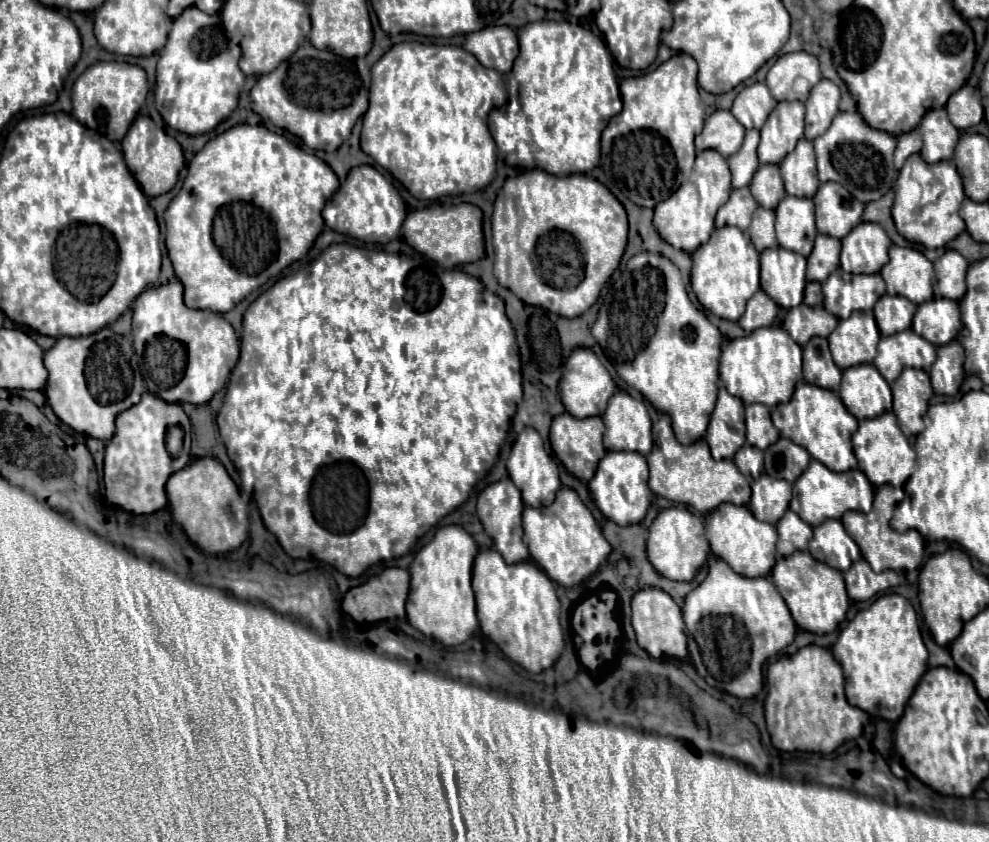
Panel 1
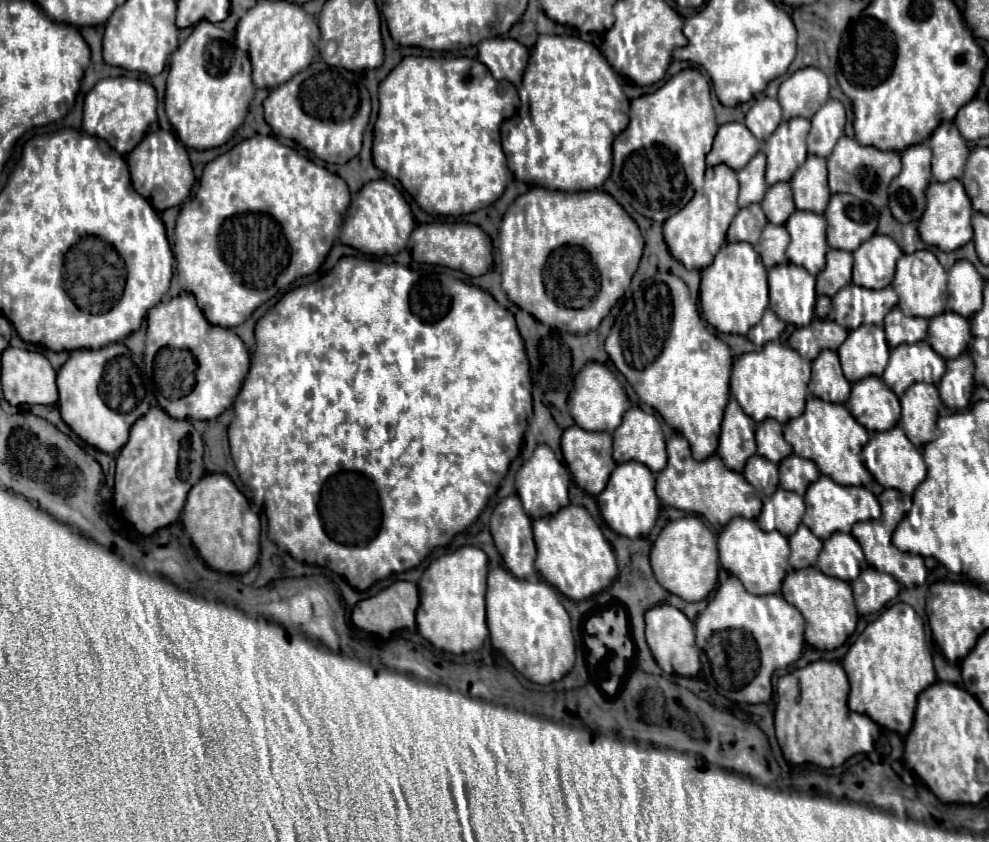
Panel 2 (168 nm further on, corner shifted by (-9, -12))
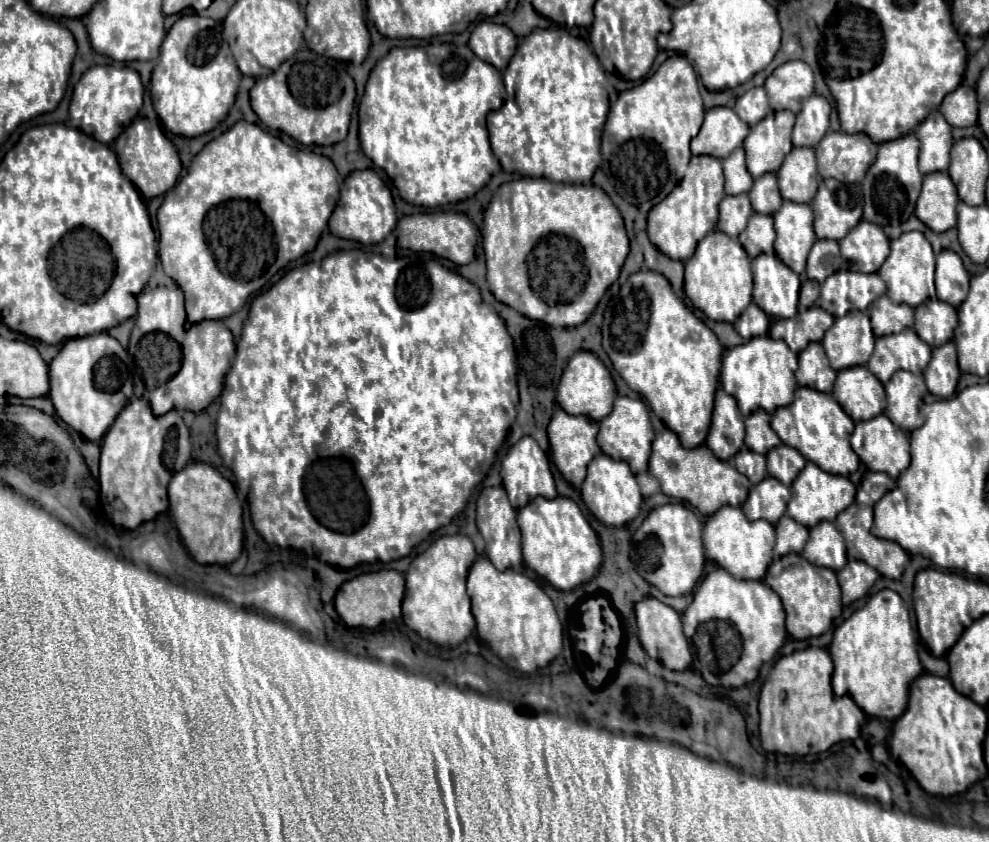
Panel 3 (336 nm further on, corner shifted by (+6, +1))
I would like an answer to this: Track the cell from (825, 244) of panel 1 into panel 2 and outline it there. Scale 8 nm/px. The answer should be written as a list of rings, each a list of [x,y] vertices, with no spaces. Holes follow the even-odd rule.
[[[829,250],[827,252],[827,266],[823,272],[817,274],[817,294],[835,296],[841,288],[851,284],[851,268],[853,256],[845,250]]]

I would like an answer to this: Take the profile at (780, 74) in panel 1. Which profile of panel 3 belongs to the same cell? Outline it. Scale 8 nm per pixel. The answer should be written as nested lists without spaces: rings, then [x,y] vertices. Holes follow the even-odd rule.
[[[788,61],[774,69],[766,79],[764,89],[770,99],[770,109],[788,109],[800,113],[802,99],[814,93],[814,73],[804,61]]]

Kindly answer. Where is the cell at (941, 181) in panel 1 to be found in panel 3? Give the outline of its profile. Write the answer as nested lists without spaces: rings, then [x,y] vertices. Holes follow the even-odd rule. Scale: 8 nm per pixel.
[[[930,173],[922,183],[916,217],[936,233],[948,231],[956,227],[956,203],[958,193],[948,173]]]

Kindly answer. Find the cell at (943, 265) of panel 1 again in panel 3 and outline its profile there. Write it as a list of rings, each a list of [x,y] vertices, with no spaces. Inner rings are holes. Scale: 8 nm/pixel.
[[[942,251],[936,257],[936,295],[952,307],[960,307],[968,295],[970,275],[954,251]]]

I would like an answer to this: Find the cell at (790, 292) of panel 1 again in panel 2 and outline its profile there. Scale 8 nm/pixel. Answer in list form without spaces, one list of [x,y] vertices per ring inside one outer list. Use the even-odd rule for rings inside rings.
[[[791,262],[769,270],[769,308],[787,324],[809,326],[815,310],[815,276]]]

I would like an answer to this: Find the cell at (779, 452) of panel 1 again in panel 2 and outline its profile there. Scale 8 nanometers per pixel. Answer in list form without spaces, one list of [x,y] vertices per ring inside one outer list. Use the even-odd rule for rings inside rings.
[[[791,454],[783,462],[779,462],[779,484],[785,490],[791,490],[803,496],[807,486],[815,482],[815,478],[819,478],[819,470],[815,462],[807,458]]]

